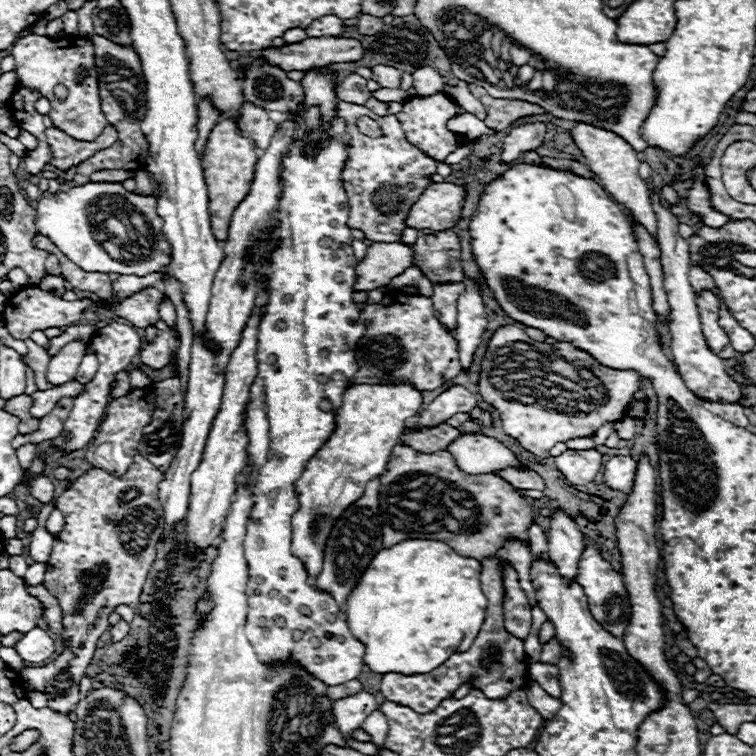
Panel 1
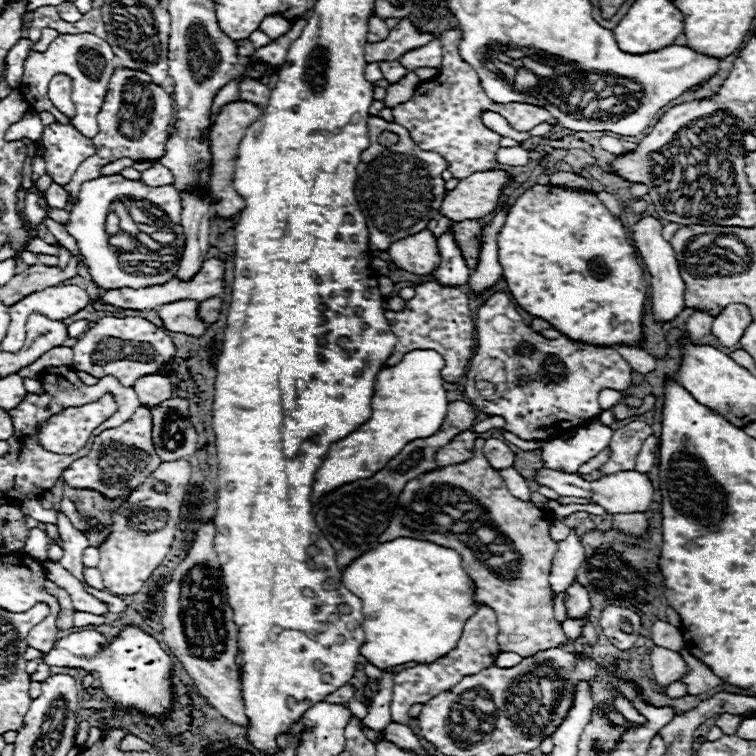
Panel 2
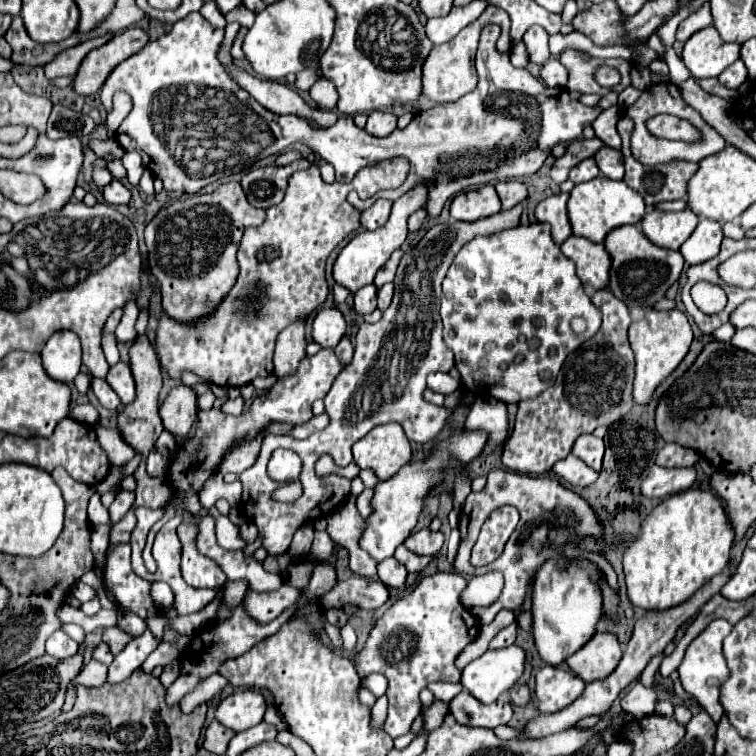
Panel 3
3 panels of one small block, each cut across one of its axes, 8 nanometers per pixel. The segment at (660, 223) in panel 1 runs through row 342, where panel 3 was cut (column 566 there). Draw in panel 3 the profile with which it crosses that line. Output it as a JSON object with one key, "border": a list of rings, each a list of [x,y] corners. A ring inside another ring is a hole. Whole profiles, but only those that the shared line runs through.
{"border":[[[542,666],[536,674],[534,696],[538,700],[538,710],[542,714],[554,714],[568,704],[572,704],[584,690],[582,678],[570,670]]]}

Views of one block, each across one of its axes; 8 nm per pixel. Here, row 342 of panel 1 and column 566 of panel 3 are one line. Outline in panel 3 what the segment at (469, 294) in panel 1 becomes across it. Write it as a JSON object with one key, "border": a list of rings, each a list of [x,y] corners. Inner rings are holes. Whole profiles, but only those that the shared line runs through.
{"border":[[[566,456],[564,460],[560,460],[558,464],[554,464],[554,474],[568,480],[574,486],[590,486],[592,482],[596,482],[598,472],[590,470],[580,458],[576,456]]]}

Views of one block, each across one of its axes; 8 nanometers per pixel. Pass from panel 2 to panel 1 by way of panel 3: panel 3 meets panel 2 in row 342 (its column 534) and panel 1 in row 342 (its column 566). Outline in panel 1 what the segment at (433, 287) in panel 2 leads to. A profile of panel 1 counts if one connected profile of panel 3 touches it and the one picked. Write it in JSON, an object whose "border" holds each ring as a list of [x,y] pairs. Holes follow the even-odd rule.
{"border":[[[400,290],[385,295],[380,304],[366,304],[360,318],[366,322],[366,334],[356,348],[358,372],[352,384],[412,384],[416,390],[434,390],[462,372],[454,336],[444,330],[434,316],[432,300],[426,296],[410,296]],[[394,340],[394,346],[382,342]]]}

